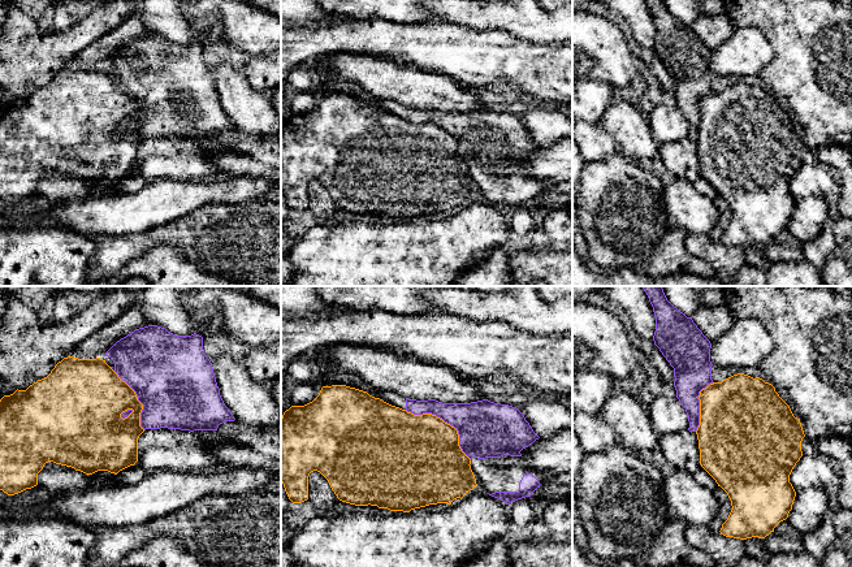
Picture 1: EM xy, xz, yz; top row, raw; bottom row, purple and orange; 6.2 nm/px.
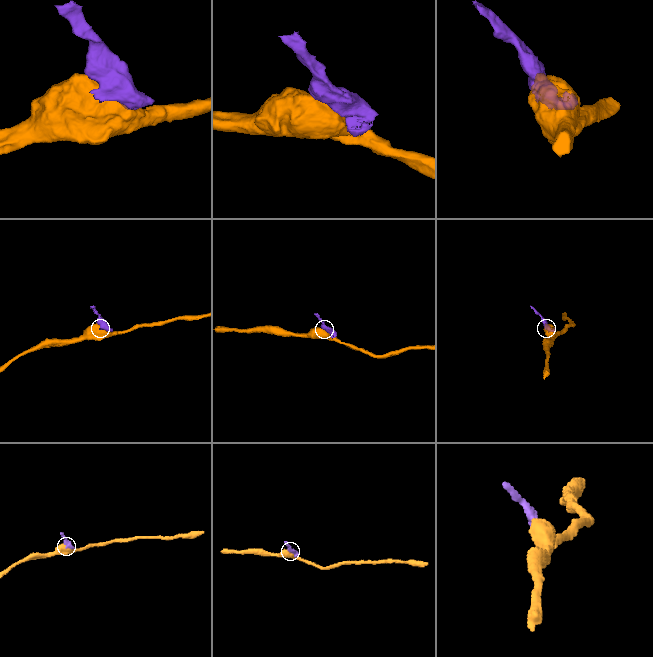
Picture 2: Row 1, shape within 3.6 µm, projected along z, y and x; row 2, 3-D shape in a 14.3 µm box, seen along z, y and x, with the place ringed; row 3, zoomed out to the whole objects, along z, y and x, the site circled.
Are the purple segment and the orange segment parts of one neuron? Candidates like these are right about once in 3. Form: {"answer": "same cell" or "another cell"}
{"answer": "another cell"}

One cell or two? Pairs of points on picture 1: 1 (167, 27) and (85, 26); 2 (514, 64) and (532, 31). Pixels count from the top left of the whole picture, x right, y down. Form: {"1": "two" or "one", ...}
{"1": "two", "2": "two"}

